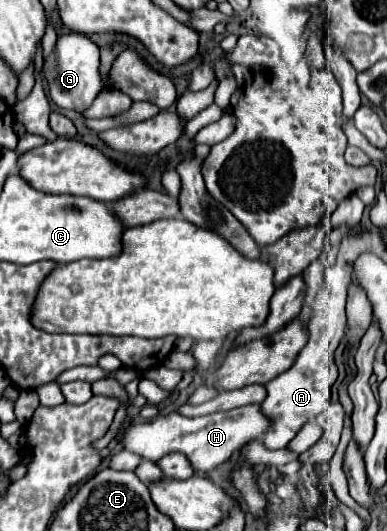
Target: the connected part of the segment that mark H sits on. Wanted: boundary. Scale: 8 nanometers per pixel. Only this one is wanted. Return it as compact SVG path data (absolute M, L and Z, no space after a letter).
M246 404L234 410L214 412L200 418L186 418L178 412L172 412L166 416L158 416L156 420L146 424L122 426L116 438L122 440L126 450L136 452L152 462L158 462L168 452L182 452L192 462L194 472L208 474L220 464L224 464L236 450L244 448L244 444L264 436L268 428L272 428L272 420L260 410L260 404Z

